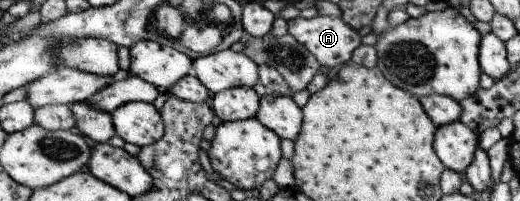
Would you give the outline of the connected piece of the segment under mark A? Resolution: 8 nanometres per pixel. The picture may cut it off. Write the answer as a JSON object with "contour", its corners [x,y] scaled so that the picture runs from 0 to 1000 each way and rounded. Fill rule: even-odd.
{"contour":[[[577,80],[550,104],[552,169],[573,204],[606,294],[629,333],[671,308],[675,259],[692,219],[692,179],[656,90],[640,80],[608,80],[596,95]]]}

